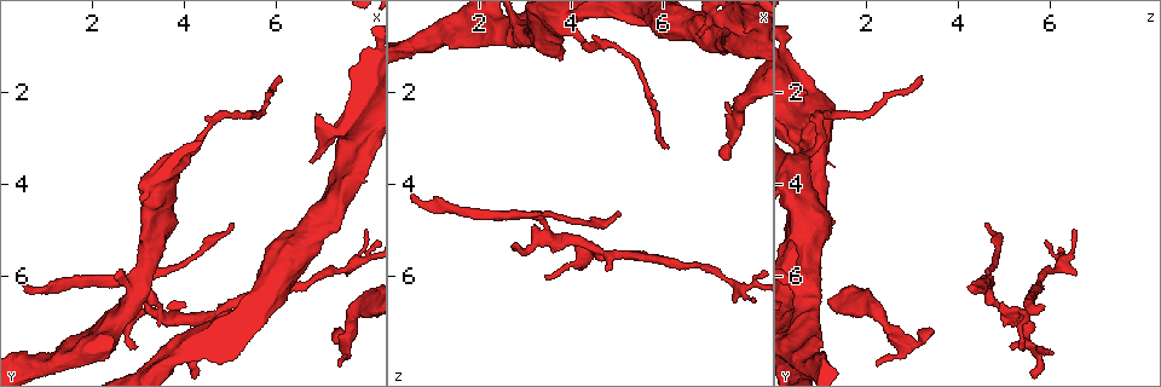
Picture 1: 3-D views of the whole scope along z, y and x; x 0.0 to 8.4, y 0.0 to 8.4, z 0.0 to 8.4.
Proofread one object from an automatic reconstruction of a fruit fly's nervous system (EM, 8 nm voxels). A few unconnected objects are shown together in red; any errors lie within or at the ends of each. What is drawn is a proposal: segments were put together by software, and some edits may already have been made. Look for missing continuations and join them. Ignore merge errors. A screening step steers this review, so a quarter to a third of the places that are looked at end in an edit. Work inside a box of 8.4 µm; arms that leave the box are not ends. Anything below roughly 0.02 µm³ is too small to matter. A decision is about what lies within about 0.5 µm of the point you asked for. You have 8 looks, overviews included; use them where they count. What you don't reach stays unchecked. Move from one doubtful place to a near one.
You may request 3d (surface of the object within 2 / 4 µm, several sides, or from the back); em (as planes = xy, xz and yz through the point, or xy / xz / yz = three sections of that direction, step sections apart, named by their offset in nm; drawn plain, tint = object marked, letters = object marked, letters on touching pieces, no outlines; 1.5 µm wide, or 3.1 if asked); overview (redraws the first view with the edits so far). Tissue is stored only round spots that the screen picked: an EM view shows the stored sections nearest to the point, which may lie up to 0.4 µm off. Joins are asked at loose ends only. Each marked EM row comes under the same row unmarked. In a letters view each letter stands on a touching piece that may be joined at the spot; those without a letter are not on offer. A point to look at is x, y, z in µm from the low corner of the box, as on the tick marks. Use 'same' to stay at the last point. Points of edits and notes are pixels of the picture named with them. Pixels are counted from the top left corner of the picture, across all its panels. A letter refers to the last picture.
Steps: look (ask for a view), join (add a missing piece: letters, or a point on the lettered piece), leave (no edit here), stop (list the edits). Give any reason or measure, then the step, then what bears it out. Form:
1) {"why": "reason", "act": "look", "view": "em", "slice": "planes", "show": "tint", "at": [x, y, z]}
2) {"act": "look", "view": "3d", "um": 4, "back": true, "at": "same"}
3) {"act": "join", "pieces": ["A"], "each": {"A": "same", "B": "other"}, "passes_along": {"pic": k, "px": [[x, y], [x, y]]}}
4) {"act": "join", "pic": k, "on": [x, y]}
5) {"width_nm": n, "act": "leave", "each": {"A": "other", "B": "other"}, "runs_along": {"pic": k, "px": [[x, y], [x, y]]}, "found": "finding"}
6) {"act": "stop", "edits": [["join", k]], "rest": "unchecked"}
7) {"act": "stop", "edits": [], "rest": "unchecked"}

{"why": "branch stops here", "act": "look", "view": "em", "slice": "planes", "show": "letters", "at": [7.30, 7.15, 3.40]}

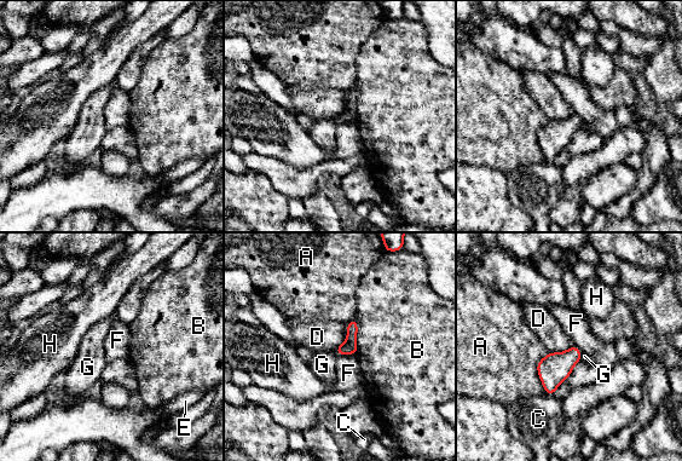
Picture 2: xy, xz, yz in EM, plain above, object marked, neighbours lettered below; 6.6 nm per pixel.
{"act": "leave", "each": {"A": "other", "B": "other", "C": "other", "D": "other", "E": "other", "F": "other", "G": "other", "H": "other"}, "border": {"pic": 2, "px": [[347, 323], [347, 338], [333, 351]]}, "found": "no lettered piece goes on from it"}

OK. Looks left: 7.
{"why": "branch stops here", "act": "look", "view": "3d", "um": 4, "at": [5.05, 4.90, 4.65]}

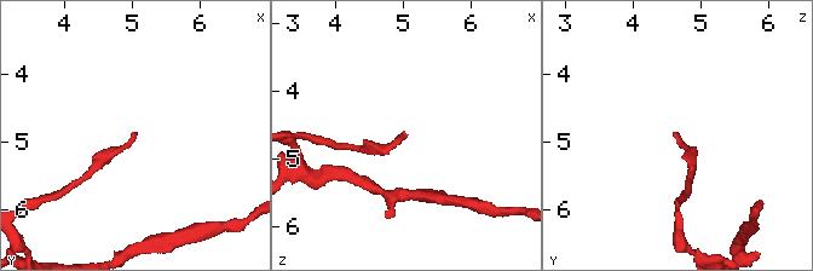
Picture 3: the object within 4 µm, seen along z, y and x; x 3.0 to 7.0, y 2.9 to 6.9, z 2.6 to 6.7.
{"why": "need the tissue", "act": "look", "view": "em", "slice": "planes", "show": "letters", "at": [5.05, 4.85, 4.65]}

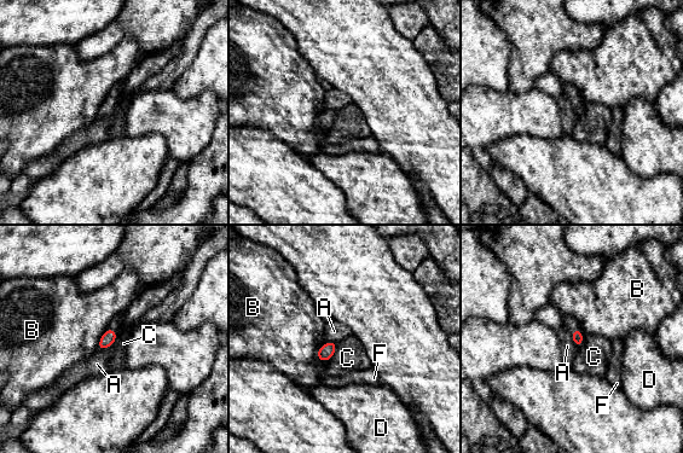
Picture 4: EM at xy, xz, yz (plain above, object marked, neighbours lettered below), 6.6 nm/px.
{"width_nm": 80, "act": "leave", "each": {"A": "other", "B": "other", "C": "other", "D": "other", "F": "other"}, "border": {"pic": 4, "px": [[324, 343], [317, 353], [319, 361]]}, "found": "none of them fits"}

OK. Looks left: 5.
{"why": "an open end", "act": "look", "view": "em", "slice": "planes", "show": "tint", "at": [7.95, 4.95, 6.50]}

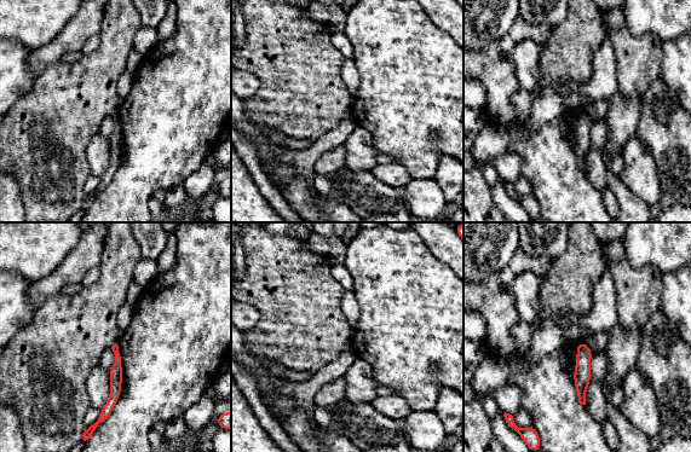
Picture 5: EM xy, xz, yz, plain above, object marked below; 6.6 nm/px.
{"act": "look", "view": "em", "slice": "planes", "show": "letters", "at": "same"}

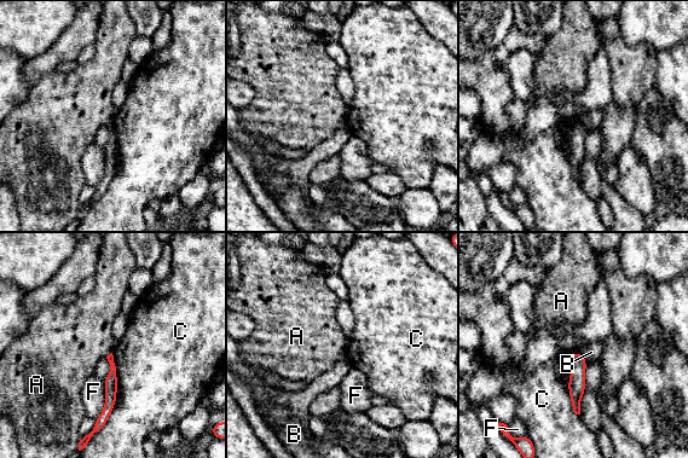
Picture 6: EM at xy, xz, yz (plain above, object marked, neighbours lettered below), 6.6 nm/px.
{"longest_contact_nm": ["C", 550], "act": "leave", "each": {"A": "other", "B": "other", "C": "other", "F": "other"}, "runs_along": {"pic": 6, "px": [[110, 358], [110, 403], [100, 419]]}, "found": "none of them fits"}

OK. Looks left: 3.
{"act": "stop", "edits": [], "rest": "unchecked"}

